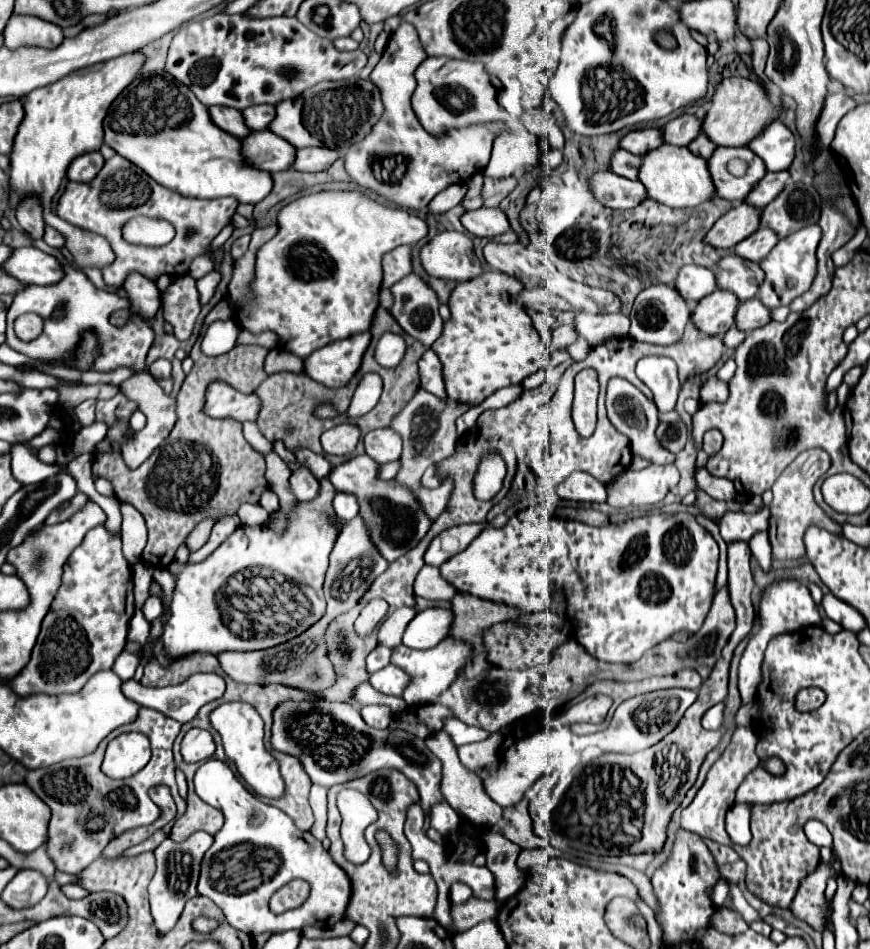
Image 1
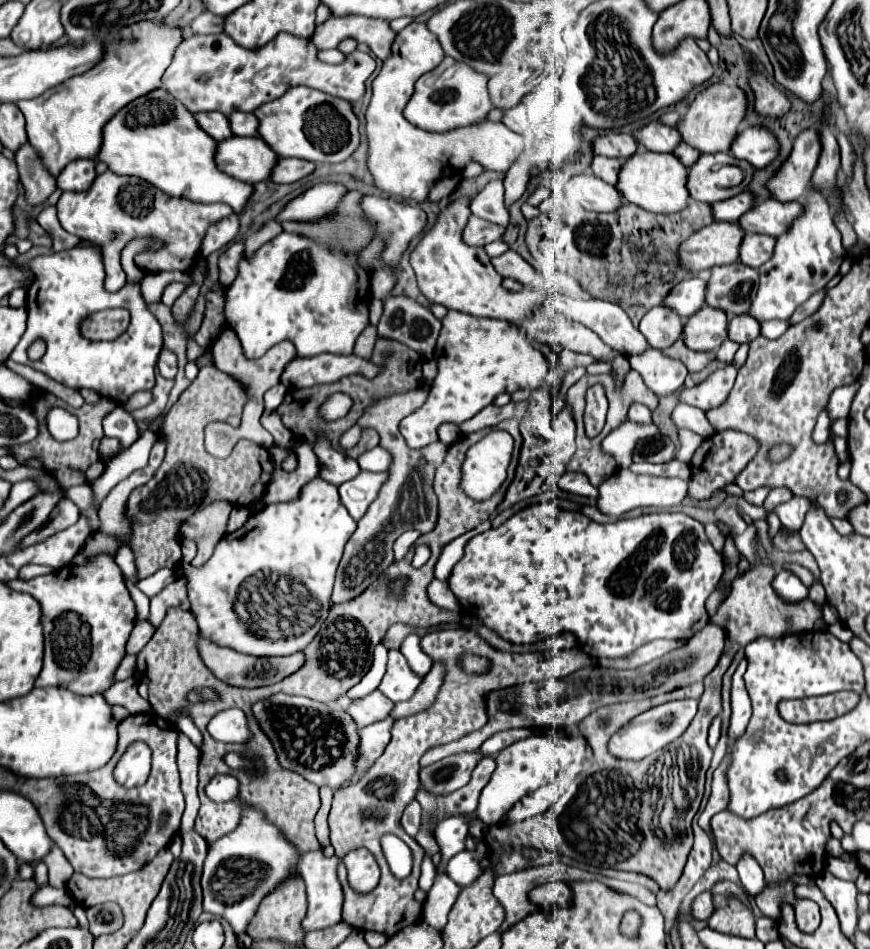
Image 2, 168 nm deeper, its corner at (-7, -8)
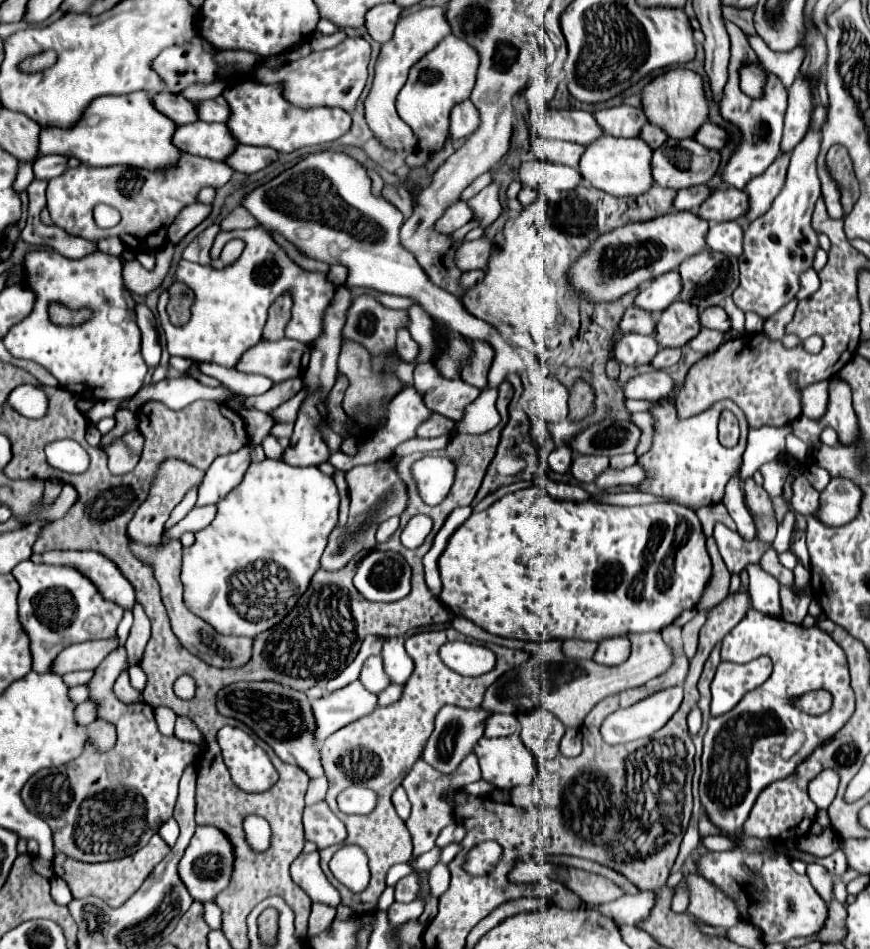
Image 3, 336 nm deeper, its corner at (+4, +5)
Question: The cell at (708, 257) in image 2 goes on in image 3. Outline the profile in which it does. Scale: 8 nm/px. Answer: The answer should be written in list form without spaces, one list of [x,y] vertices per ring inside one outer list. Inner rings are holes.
[[[671,211],[651,221],[623,225],[599,235],[565,271],[567,283],[575,291],[575,301],[613,303],[623,295],[641,289],[645,283],[677,269],[687,257],[705,249],[709,223],[691,211]]]

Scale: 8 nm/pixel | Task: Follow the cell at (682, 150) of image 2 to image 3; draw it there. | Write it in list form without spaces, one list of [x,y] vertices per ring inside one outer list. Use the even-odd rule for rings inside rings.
[[[651,123],[643,125],[639,137],[641,137],[643,141],[647,141],[647,145],[651,145],[651,149],[657,149],[657,147],[663,145],[663,141],[667,141],[667,135],[665,135],[657,125],[651,125]]]

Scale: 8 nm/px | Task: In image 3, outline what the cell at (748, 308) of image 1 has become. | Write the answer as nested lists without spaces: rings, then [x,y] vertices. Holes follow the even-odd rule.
[[[711,307],[711,309],[703,309],[699,313],[699,323],[701,327],[707,327],[707,329],[717,329],[721,333],[727,333],[729,327],[731,327],[731,321],[725,313],[723,307]]]

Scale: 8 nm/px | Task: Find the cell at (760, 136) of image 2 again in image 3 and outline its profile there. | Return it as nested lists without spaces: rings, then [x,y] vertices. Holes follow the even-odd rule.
[[[707,121],[699,127],[699,133],[695,133],[693,139],[707,149],[721,149],[727,143],[727,133],[721,127]]]

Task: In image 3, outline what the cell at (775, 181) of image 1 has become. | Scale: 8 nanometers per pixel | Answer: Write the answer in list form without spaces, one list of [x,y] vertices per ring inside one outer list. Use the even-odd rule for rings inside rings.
[[[697,185],[697,187],[687,187],[679,189],[673,201],[673,209],[677,211],[695,211],[707,197],[711,189],[707,185]]]

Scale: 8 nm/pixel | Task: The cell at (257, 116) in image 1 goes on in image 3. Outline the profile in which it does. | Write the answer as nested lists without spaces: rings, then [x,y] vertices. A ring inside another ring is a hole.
[[[215,97],[211,101],[199,101],[197,113],[201,121],[207,123],[227,123],[229,119],[229,105],[223,97]]]

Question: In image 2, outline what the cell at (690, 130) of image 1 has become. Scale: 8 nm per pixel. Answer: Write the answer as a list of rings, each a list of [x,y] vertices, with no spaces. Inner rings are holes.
[[[650,122],[648,126],[640,128],[636,132],[636,138],[640,146],[650,152],[674,152],[674,148],[682,142],[682,136],[676,128],[664,126],[660,122]]]

